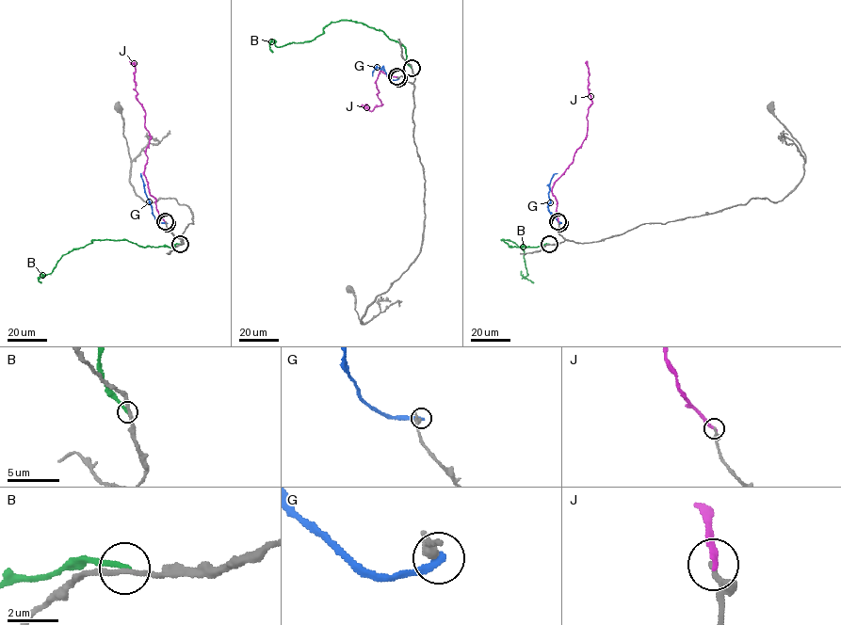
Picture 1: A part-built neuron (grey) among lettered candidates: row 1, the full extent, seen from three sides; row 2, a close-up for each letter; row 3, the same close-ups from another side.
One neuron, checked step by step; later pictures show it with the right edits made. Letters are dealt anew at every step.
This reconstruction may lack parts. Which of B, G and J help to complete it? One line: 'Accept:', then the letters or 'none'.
Accept: none

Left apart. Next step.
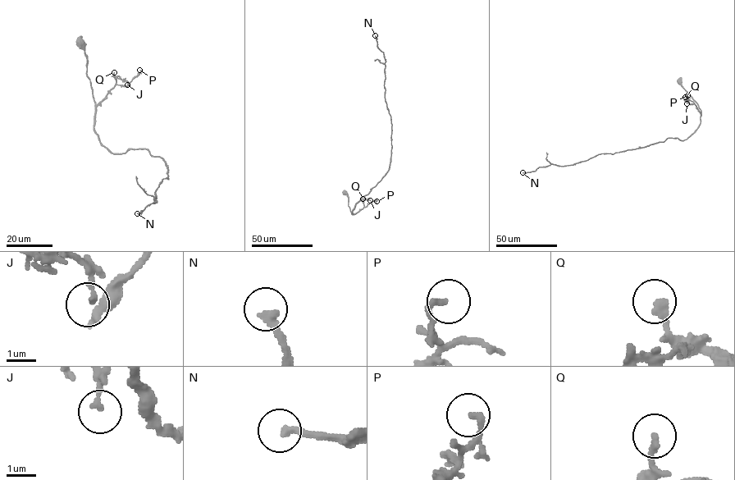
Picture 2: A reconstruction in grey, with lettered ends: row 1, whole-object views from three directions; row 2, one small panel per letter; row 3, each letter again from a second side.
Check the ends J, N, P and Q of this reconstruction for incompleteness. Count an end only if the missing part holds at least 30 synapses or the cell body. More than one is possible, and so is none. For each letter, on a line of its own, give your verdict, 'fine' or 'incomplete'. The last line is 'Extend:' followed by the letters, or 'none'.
J: fine
N: incomplete
P: fine
Q: fine
Extend: N

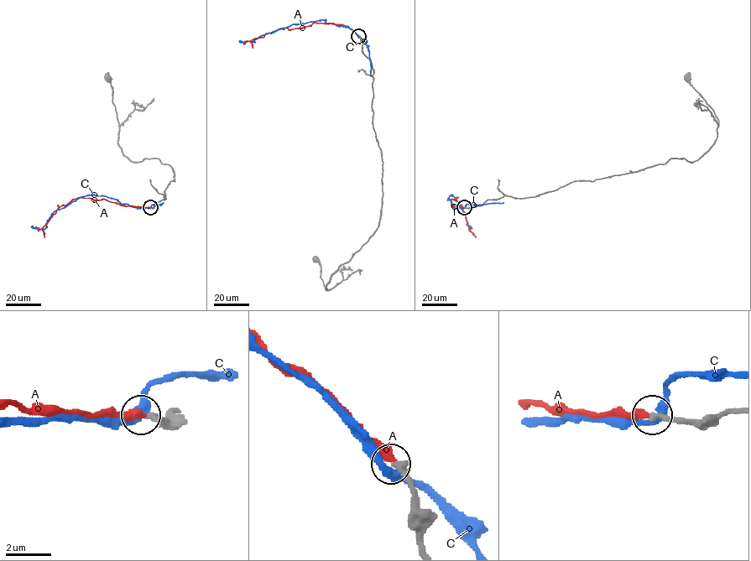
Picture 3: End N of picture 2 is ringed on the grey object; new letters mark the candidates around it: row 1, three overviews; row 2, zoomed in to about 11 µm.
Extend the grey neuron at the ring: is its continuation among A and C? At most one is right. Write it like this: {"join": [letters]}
{"join": ["A"]}

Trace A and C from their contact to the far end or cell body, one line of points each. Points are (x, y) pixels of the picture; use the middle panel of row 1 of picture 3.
A: (359, 36), (342, 24), (313, 23), (301, 28), (281, 28), (252, 39), (252, 48)
C: (358, 37), (347, 27), (327, 23), (322, 19), (279, 28), (252, 42), (239, 41)

